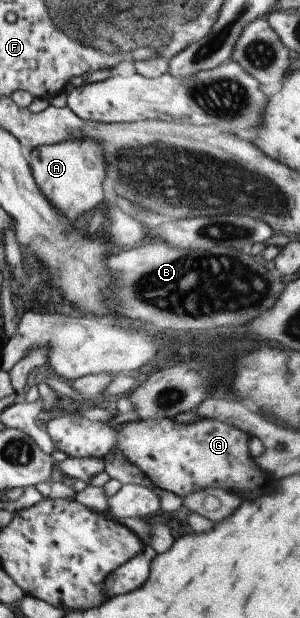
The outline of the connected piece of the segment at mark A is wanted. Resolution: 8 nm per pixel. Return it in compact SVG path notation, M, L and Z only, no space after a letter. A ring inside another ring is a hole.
M84 137L85 140L65 141L57 146L38 146L26 151L27 163L39 184L39 190L55 204L61 212L67 212L71 220L79 218L83 212L91 210L103 200L103 178L105 170L100 148L93 139Z

